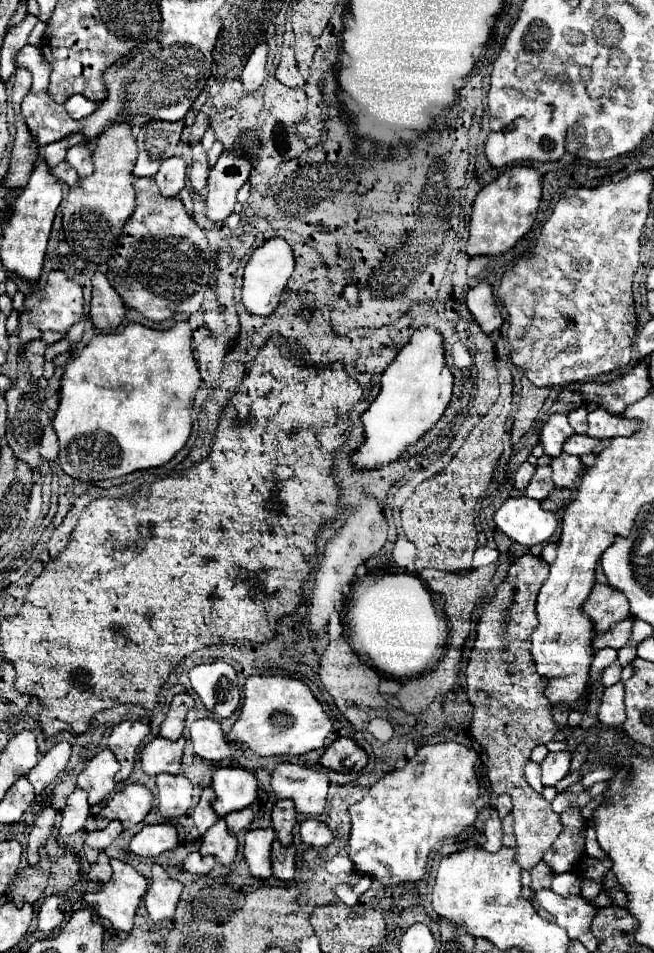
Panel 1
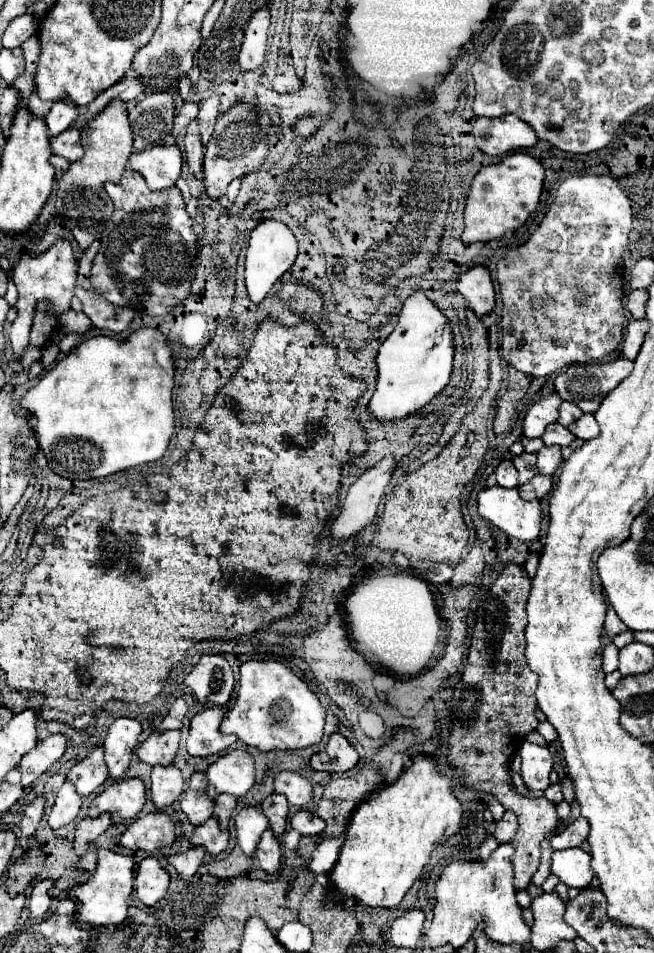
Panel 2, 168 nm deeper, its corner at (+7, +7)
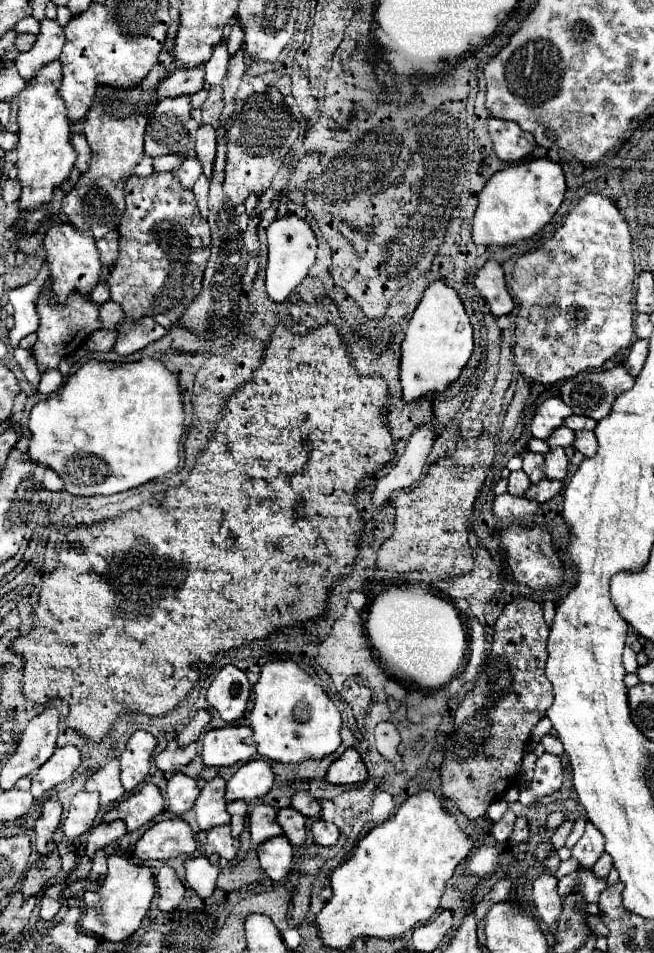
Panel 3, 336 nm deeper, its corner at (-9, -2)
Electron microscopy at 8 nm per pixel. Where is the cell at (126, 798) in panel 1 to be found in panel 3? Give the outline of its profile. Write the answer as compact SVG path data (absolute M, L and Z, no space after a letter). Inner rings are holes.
M146 783L140 791L136 791L134 795L130 795L128 799L124 799L116 811L118 817L126 823L128 831L134 831L142 825L146 825L148 821L152 821L160 811L164 809L164 799L162 793L156 785Z

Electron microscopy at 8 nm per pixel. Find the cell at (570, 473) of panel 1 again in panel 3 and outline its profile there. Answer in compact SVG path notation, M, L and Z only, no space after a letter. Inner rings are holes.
M556 447L550 453L546 453L544 457L546 457L546 477L564 481L566 473L568 473L568 457L566 457L564 449Z

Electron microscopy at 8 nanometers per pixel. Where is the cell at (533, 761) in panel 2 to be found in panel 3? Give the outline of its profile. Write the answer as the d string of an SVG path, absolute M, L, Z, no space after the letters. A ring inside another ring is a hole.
M544 753L536 761L536 769L534 769L530 787L520 791L520 803L536 805L538 799L558 791L562 787L562 781L564 781L564 771L562 771L560 757L552 755L552 753Z

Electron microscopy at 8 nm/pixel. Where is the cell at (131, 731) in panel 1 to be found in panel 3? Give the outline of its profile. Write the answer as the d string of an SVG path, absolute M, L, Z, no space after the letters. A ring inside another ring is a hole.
M136 731L128 739L126 749L120 755L122 785L126 791L134 791L148 775L154 747L156 747L156 737L152 737L146 731Z

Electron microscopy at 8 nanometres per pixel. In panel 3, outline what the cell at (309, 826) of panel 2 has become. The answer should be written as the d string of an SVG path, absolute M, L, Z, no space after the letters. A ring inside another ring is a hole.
M316 819L312 823L312 835L318 845L334 845L340 837L340 829L334 823L326 823L322 819Z

